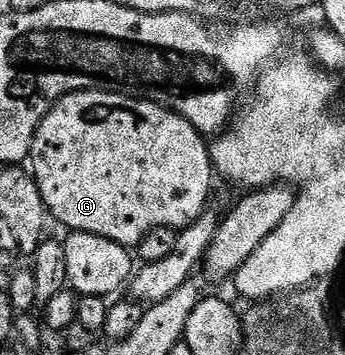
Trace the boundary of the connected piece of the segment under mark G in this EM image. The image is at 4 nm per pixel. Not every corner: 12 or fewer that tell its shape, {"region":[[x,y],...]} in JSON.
{"region":[[69,92],[28,161],[47,213],[133,249],[207,211],[178,112]]}

